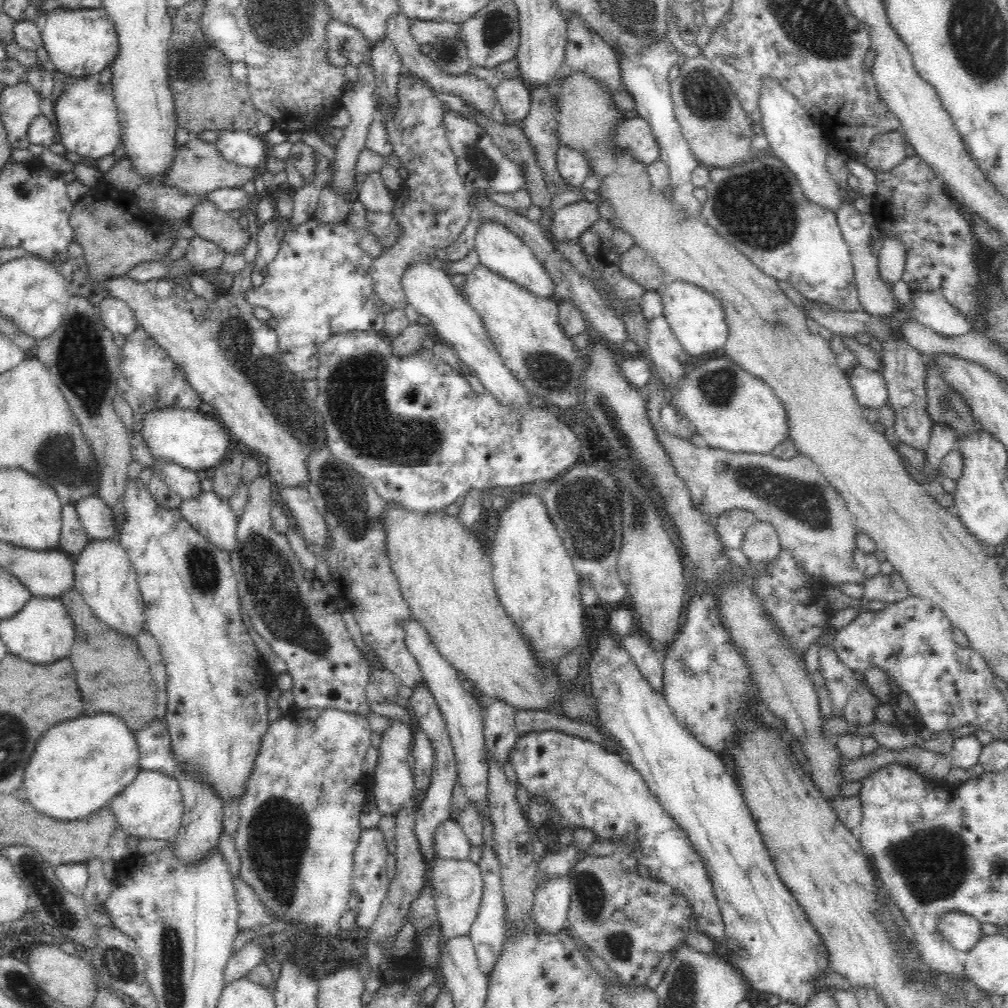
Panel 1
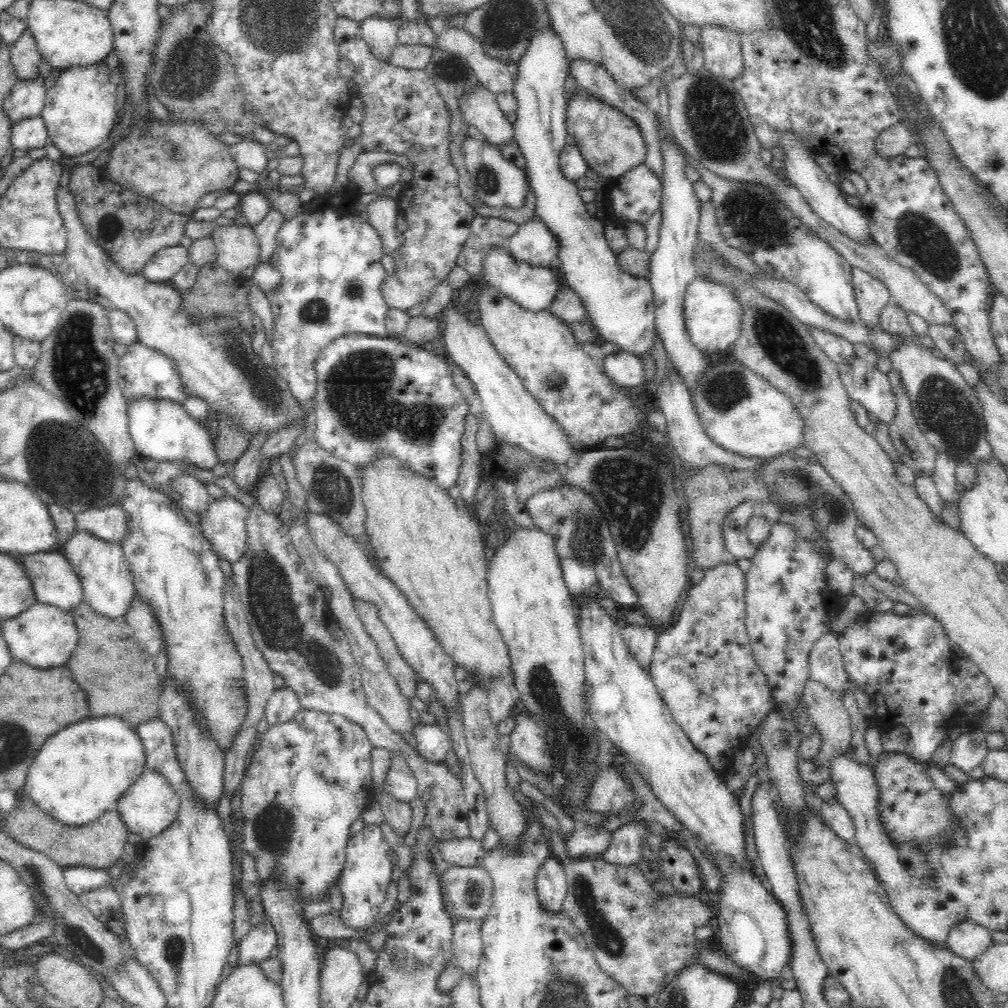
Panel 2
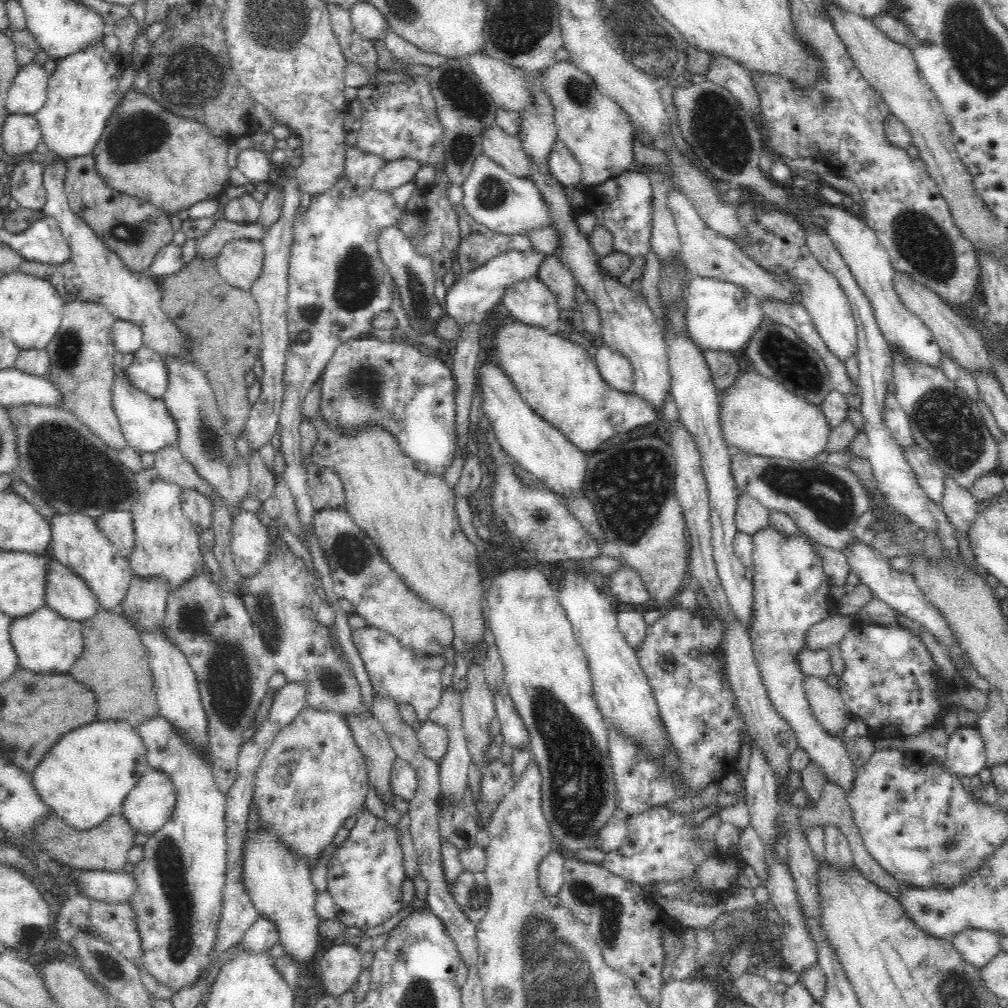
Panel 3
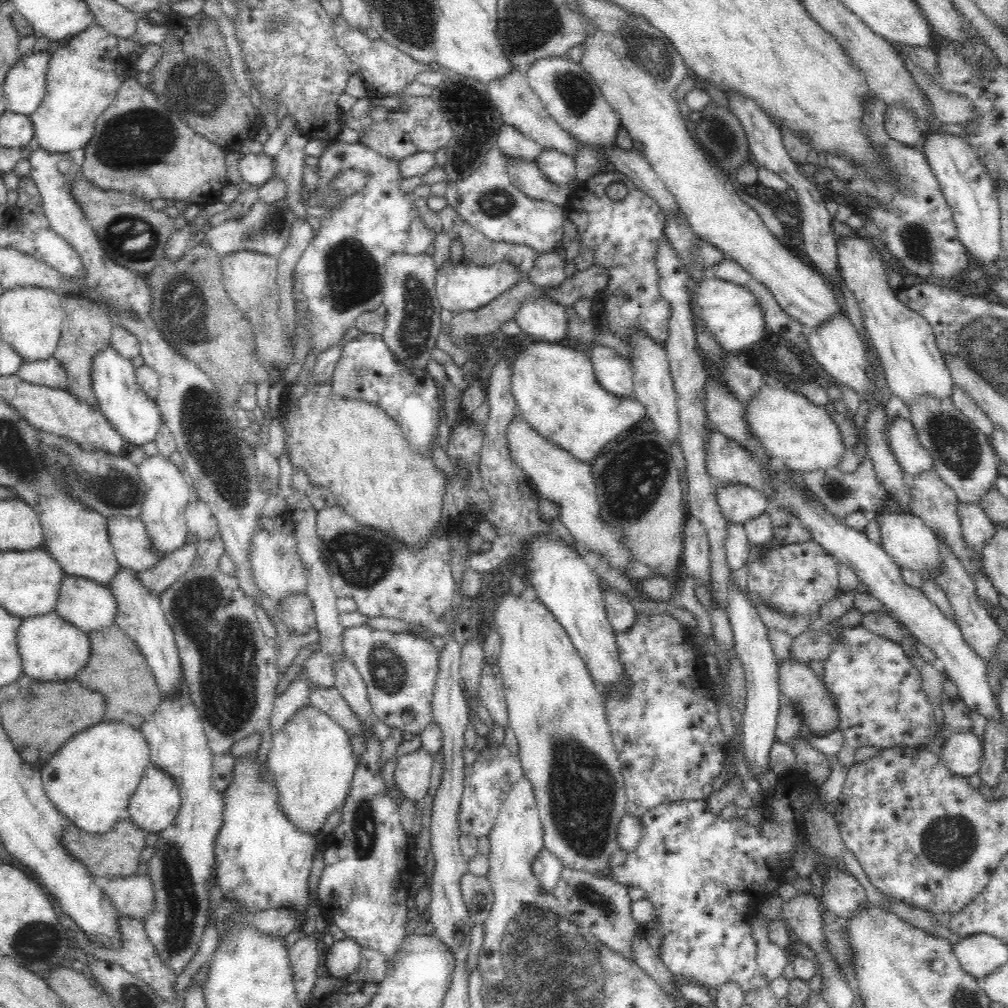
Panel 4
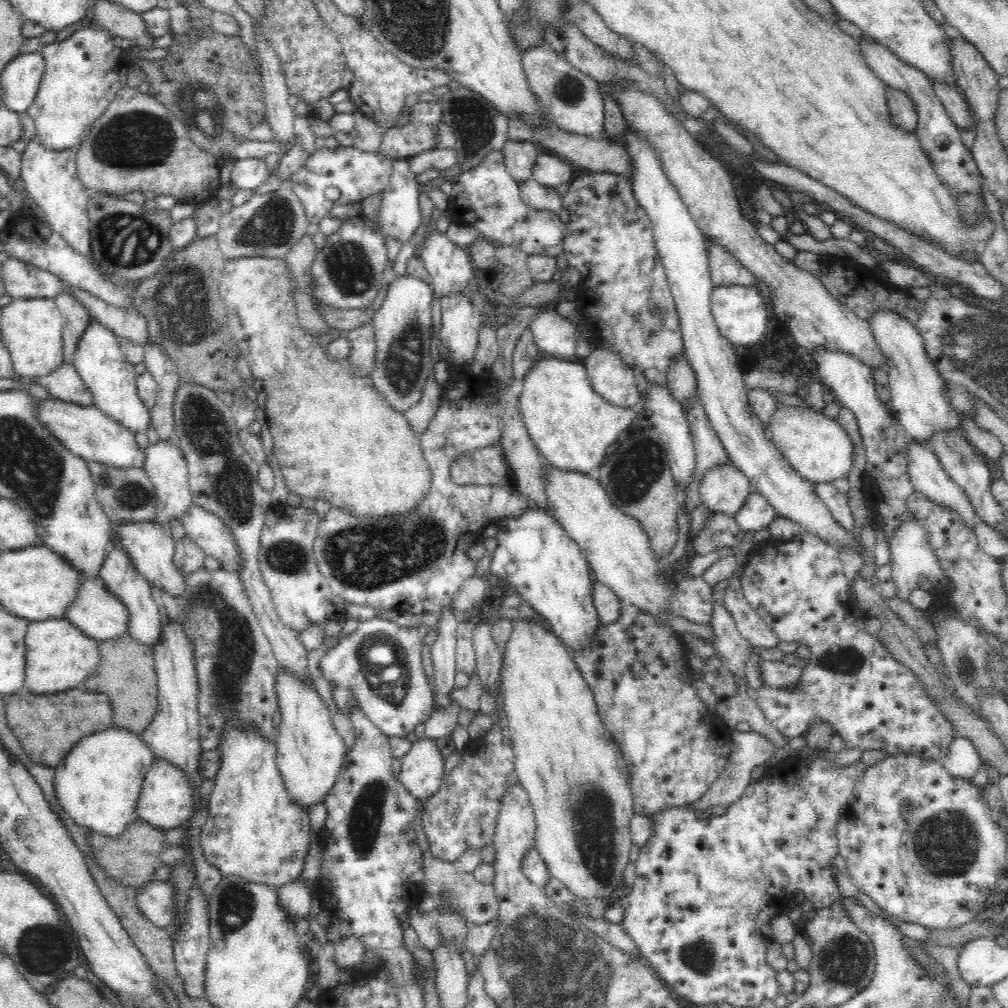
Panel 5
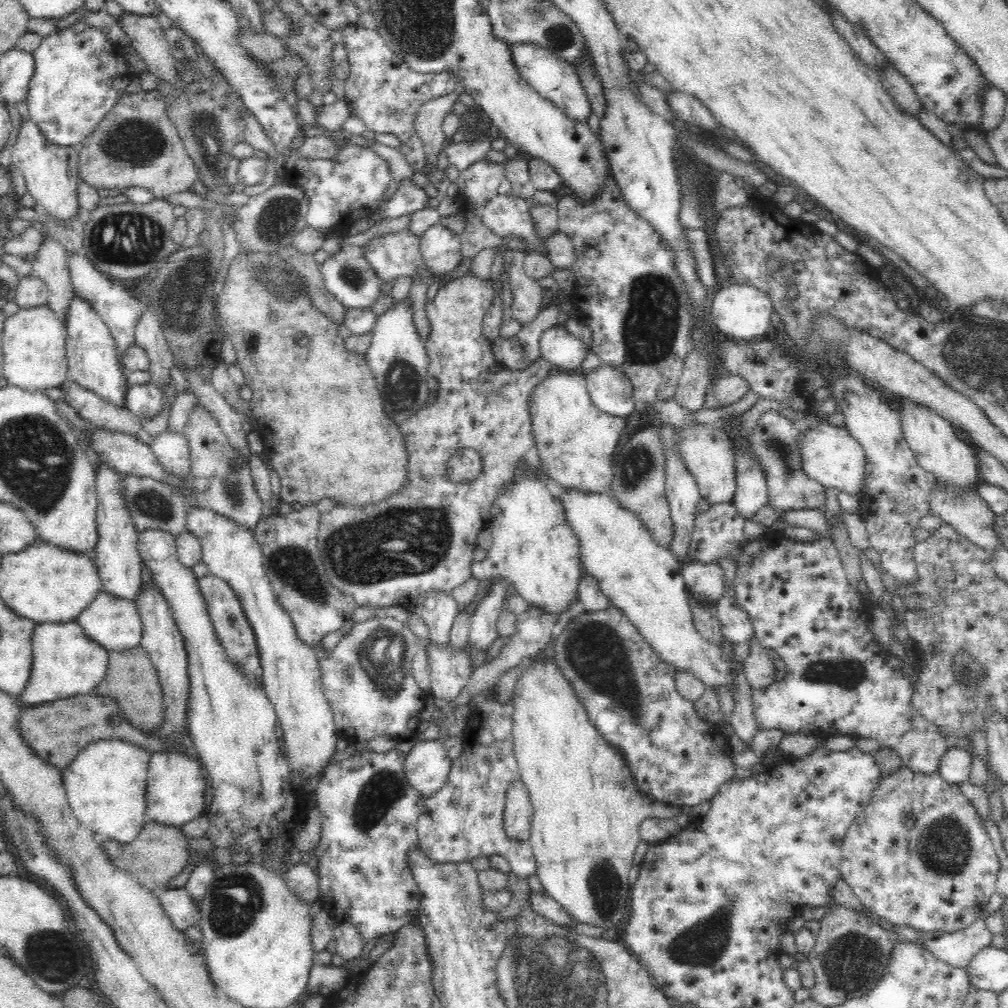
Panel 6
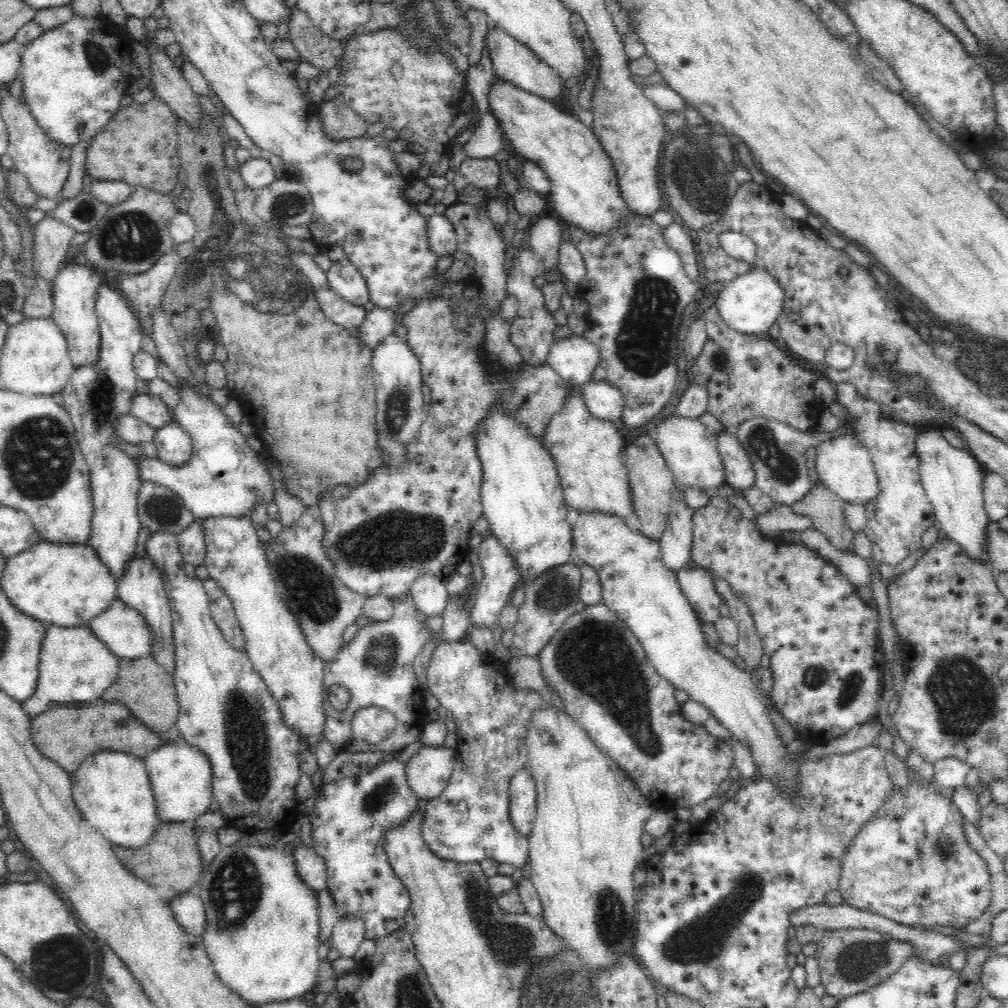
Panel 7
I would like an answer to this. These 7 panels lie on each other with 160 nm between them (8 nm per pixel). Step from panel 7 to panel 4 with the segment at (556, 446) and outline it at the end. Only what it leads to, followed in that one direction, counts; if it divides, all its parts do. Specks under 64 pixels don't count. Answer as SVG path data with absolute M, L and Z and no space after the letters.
M534 341L530 346L526 348L520 348L520 350L513 356L511 360L512 371L512 393L515 397L515 404L517 405L516 413L520 415L520 418L516 420L524 420L537 434L540 434L544 439L552 441L555 446L558 446L561 450L566 450L573 458L576 458L579 462L590 462L590 460L596 460L598 454L601 454L604 446L608 445L608 442L615 440L616 436L622 432L629 430L632 426L636 425L646 415L644 406L637 402L633 398L618 398L614 394L610 394L600 386L596 381L596 375L592 368L592 361L586 356L583 351L578 351L570 348L570 346L562 346L560 343L548 343L544 341Z

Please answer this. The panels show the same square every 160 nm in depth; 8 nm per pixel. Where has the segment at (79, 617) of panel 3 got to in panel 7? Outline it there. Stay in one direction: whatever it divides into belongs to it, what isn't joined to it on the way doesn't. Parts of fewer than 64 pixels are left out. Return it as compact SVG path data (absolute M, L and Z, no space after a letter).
M116 598L99 617L93 618L90 630L119 659L136 660L153 656L153 632L140 611Z

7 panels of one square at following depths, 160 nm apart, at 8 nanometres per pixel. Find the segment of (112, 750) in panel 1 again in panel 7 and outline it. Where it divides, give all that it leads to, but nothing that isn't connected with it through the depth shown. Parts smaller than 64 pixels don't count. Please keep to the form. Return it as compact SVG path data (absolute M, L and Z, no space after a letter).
M96 751L80 763L70 778L73 799L82 818L90 825L91 829L100 832L108 842L116 847L137 849L147 845L155 835L158 825L164 822L157 815L154 793L143 759L123 752Z

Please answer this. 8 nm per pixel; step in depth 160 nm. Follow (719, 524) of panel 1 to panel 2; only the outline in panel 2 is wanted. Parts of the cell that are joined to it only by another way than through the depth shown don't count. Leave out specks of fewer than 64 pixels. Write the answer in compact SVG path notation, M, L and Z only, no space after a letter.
M744 500L735 506L723 523L726 550L736 558L751 559L756 546L747 538L747 521L751 517L766 517L771 523L782 522L782 510L778 505L758 500Z

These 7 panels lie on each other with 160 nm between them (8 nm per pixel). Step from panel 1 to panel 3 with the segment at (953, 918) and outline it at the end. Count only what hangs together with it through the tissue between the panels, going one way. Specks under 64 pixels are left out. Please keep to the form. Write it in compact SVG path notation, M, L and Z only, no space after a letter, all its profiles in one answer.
M964 930L950 939L954 949L968 964L984 968L995 956L1002 952L1000 937L988 930Z

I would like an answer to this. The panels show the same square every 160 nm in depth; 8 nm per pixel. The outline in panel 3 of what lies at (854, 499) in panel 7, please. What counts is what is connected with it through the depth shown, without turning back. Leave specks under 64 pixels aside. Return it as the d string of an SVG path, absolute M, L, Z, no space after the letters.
M759 372L740 373L736 384L720 398L724 401L720 408L720 425L729 448L791 462L808 462L825 452L832 427L820 406L808 403Z

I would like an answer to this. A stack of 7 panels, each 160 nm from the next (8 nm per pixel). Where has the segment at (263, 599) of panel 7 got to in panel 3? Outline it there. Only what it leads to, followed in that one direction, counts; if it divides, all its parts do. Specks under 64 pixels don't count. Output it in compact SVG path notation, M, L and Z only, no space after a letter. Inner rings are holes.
M185 488L180 495L181 509L185 516L200 531L206 531L212 526L213 508L206 495L191 488ZM307 706L280 730L266 750L256 771L253 800L261 824L269 826L292 852L303 856L308 860L308 865L314 866L320 852L324 852L344 820L365 804L368 780L364 755L355 744L351 730L342 716Z

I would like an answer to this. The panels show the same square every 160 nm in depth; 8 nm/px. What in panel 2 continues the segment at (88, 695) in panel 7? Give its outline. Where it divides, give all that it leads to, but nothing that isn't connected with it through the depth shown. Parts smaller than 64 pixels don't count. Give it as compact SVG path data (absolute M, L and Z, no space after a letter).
M38 602L14 618L3 620L1 629L12 658L36 668L64 666L79 641L79 632L71 612Z

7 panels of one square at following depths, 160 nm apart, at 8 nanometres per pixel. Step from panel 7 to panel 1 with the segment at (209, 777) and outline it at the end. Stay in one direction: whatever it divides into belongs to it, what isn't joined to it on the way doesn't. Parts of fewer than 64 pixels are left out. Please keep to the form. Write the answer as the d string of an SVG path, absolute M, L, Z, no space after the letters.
M142 769L137 777L111 800L108 807L127 835L167 840L175 837L181 826L184 814L182 800L175 776Z

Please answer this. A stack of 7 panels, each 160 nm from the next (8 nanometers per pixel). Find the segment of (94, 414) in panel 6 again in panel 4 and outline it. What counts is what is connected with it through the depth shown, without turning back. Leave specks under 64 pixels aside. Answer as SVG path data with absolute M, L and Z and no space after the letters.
M54 357L39 361L23 362L17 372L20 379L36 386L48 386L70 393L70 380L63 364Z

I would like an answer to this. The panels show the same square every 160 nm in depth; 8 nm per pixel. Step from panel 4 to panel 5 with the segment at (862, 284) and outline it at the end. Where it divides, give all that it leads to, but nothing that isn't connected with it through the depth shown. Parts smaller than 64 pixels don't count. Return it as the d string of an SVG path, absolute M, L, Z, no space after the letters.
M881 310L869 318L869 325L875 336L878 348L887 360L887 375L890 381L892 394L889 400L890 410L901 428L910 437L910 440L919 444L931 444L929 440L940 432L954 432L958 430L961 418L947 402L944 381L926 351L924 341L918 329L904 317L888 311Z

